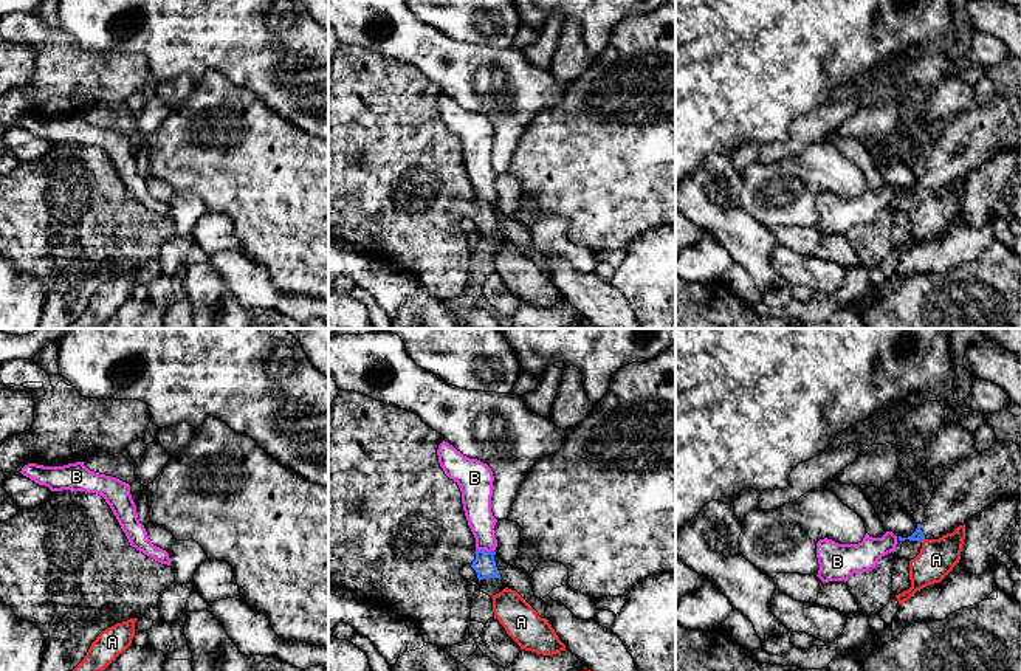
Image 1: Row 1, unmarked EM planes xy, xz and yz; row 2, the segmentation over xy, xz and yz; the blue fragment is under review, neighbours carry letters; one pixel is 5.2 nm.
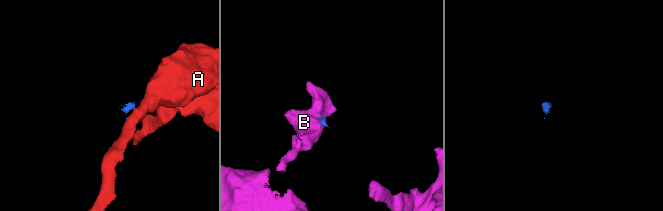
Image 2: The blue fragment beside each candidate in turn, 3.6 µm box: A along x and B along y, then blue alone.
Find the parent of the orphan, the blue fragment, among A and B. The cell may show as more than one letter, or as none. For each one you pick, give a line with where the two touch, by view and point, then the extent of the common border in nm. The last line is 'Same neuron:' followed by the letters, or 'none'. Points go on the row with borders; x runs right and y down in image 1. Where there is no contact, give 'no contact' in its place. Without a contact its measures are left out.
Same neuron: none

